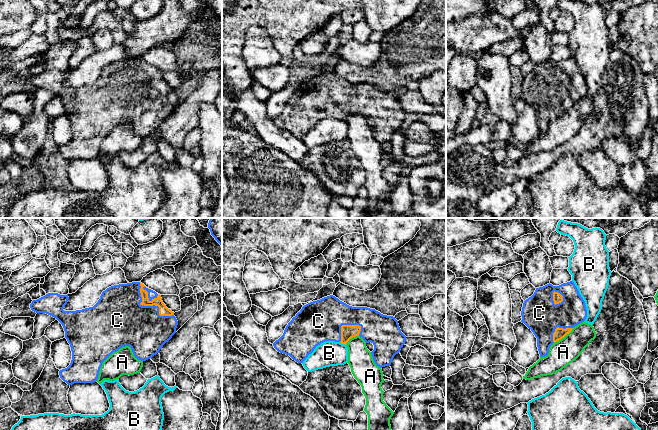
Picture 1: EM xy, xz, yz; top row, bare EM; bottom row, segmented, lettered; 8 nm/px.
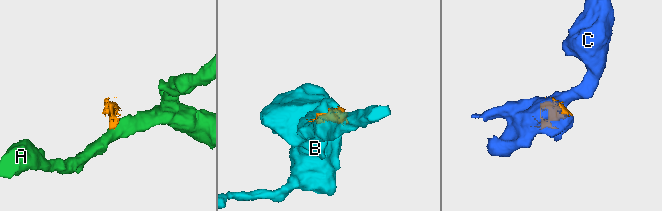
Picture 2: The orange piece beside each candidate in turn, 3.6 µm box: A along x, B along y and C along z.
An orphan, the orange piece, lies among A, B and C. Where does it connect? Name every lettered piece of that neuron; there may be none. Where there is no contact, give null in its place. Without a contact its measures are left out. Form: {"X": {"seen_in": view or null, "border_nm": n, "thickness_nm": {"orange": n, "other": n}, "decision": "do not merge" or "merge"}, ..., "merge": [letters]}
{"A": {"seen_in": "yz", "border_nm": 200, "thickness_nm": {"orange": 90, "other": 200}, "decision": "do not merge"}, "B": {"seen_in": "xz", "border_nm": 60, "thickness_nm": {"orange": 110, "other": 200}, "decision": "do not merge"}, "C": {"seen_in": "xy", "border_nm": 380, "thickness_nm": {"orange": 80, "other": 380}, "decision": "merge"}, "merge": ["C"]}

